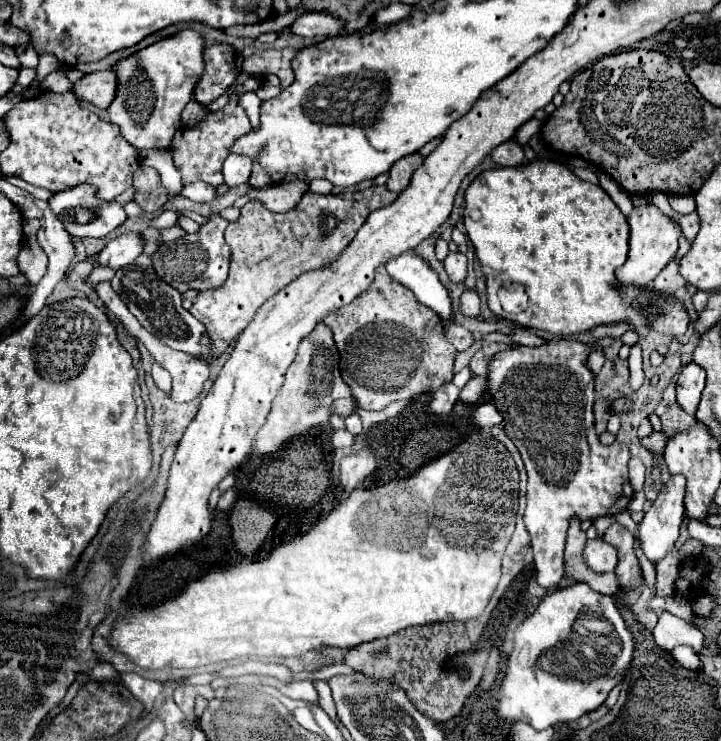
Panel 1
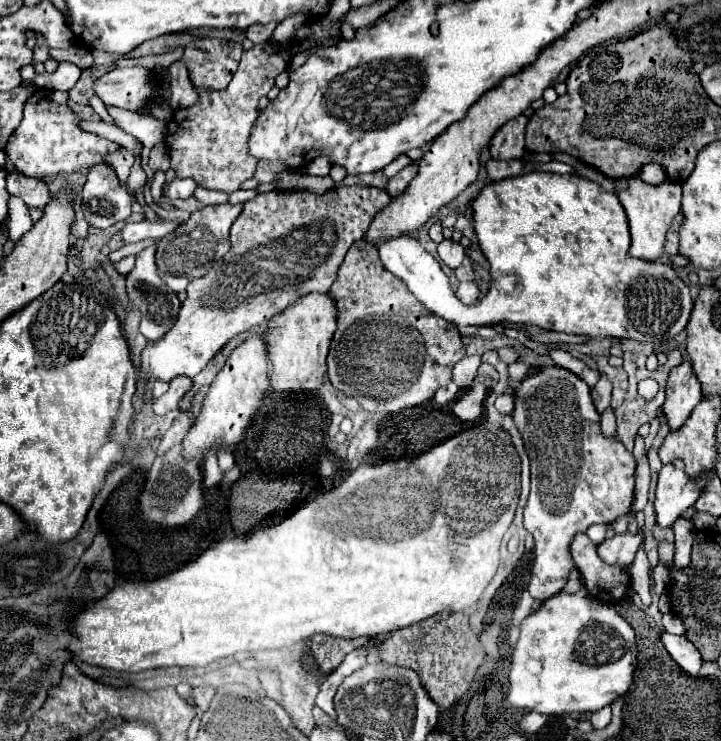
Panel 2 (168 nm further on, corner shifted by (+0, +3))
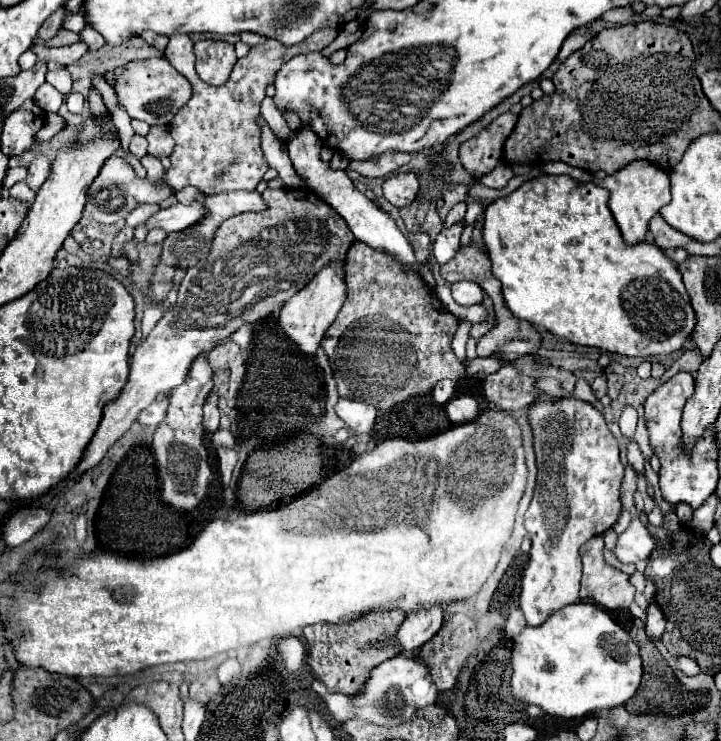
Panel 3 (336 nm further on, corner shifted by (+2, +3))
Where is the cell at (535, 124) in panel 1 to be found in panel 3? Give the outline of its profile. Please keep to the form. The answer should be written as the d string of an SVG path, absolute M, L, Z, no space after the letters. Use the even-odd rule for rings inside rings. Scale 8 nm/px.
M506 112L498 116L486 130L476 134L472 140L460 146L460 160L472 176L480 178L486 172L492 172L504 160L504 142L512 134L518 116Z

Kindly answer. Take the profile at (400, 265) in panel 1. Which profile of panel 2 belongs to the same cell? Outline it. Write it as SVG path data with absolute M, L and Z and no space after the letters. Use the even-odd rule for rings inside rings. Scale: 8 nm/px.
M526 172L522 176L516 176L512 180L500 180L500 182L492 182L488 184L478 198L472 204L474 210L474 230L480 242L480 248L484 252L484 256L490 262L490 274L492 274L492 286L488 290L488 294L484 298L480 298L474 306L464 306L458 298L454 290L451 288L450 282L446 274L442 272L440 264L422 248L422 244L416 238L410 238L408 234L400 234L396 238L384 240L378 244L378 252L380 252L380 260L386 266L386 270L390 270L394 276L398 276L408 290L434 314L442 316L444 320L452 322L454 326L462 328L462 326L486 326L486 324L496 324L496 322L514 322L514 324L530 324L530 326L538 326L544 330L554 330L554 332L566 332L566 334L584 334L584 336L604 336L604 338L630 338L630 340L638 340L638 342L652 342L652 344L662 344L670 338L674 338L678 332L682 332L688 324L690 312L692 312L692 298L690 298L690 290L688 286L680 280L680 276L676 274L676 270L670 264L658 264L656 262L656 280L654 278L654 266L652 262L646 260L636 260L628 254L630 246L630 231L624 208L618 200L618 196L614 192L606 192L602 190L596 182L590 182L586 178L574 176L574 174L550 174L550 172Z

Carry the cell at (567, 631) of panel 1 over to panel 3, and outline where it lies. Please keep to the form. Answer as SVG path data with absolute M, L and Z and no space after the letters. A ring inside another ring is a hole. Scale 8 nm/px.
M576 602L568 604L548 616L540 626L526 626L520 636L514 640L512 648L512 696L526 704L542 708L550 716L562 718L582 718L598 710L610 710L618 704L624 704L634 696L642 678L642 660L638 646L622 630L606 610L588 604Z

